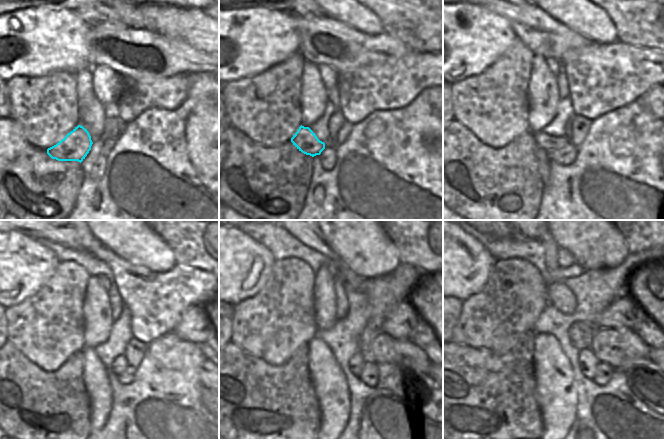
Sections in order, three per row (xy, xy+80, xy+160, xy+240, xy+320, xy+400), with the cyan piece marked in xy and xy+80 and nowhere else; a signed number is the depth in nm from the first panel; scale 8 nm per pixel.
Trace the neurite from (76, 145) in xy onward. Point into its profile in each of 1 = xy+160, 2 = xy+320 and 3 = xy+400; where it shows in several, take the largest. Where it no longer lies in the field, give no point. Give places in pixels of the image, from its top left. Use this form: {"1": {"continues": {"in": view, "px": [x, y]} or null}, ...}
{"1": {"continues": {"in": "xy+160", "px": [549, 144]}}, "2": {"continues": {"in": "xy+320", "px": [357, 360]}}, "3": {"continues": {"in": "xy+400", "px": [589, 364]}}}

